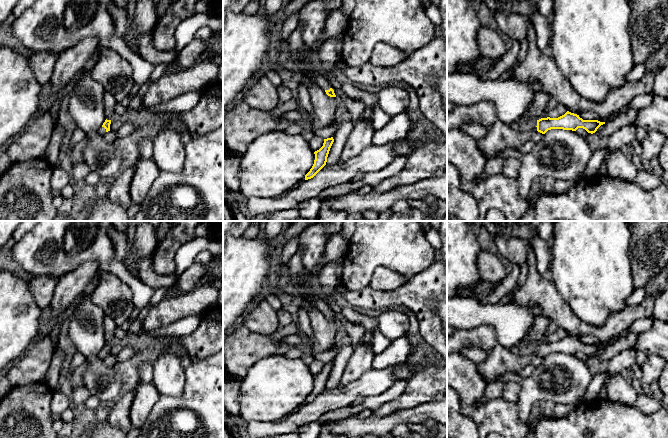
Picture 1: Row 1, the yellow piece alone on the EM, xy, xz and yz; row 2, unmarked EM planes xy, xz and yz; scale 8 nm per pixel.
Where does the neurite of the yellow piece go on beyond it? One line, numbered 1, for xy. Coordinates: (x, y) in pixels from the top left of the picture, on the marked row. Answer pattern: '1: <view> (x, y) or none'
1: xy (102, 130)

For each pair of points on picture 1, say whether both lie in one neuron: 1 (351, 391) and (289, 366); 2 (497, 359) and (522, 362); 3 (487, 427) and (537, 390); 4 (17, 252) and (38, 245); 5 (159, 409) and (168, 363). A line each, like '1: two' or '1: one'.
1: two
2: one
3: two
4: one
5: two

